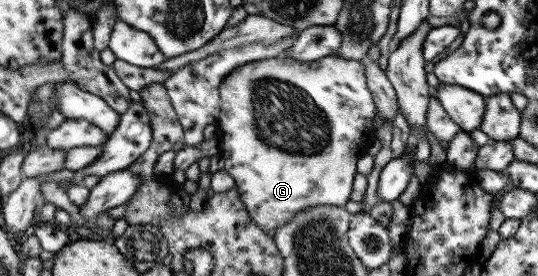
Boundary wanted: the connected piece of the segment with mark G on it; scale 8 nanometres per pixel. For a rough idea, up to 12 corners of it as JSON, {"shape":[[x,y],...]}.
{"shape":[[360,61],[220,83],[223,169],[270,237],[350,201],[377,115]]}

